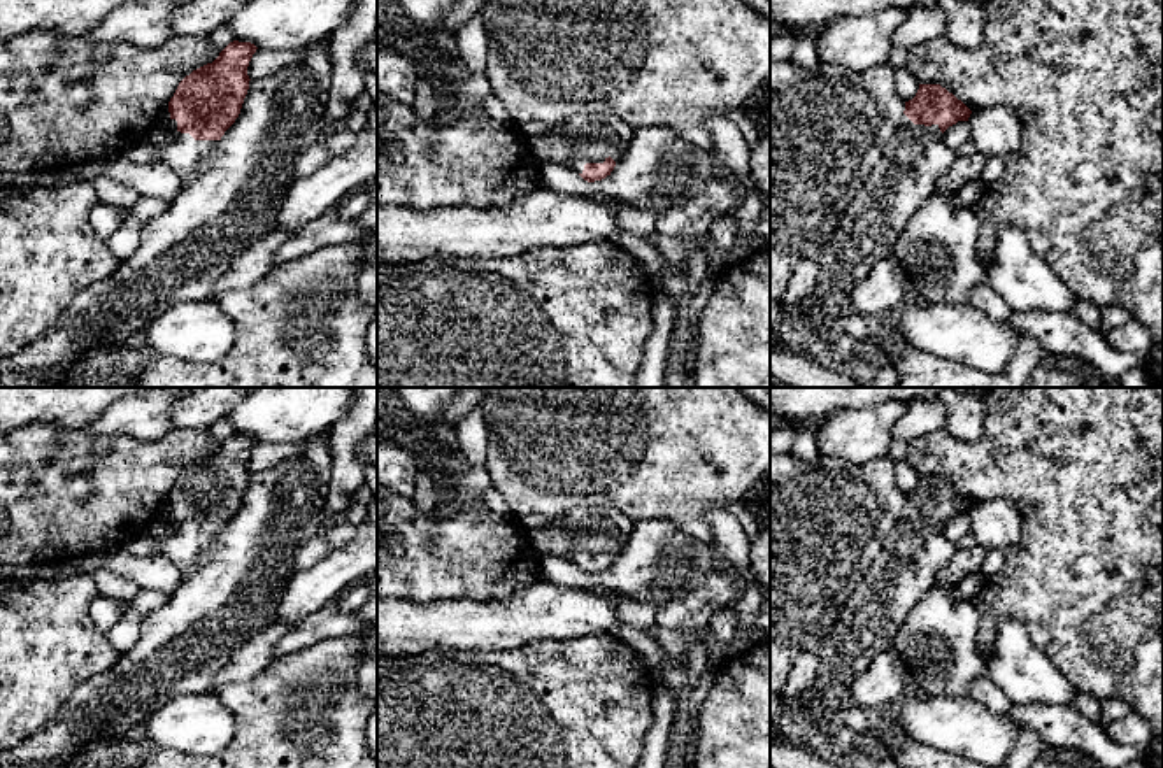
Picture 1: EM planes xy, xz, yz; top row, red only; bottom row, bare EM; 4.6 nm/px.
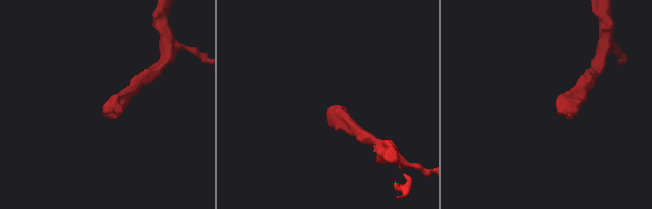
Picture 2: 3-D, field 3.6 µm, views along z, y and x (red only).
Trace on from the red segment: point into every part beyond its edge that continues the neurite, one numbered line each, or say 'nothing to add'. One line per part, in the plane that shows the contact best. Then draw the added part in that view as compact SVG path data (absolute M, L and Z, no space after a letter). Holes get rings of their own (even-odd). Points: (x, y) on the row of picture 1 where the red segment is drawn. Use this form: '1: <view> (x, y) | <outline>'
1: xy (181, 153) | M175 119L168 121L168 133L168 142L153 144L153 163L167 165L181 177L182 184L186 184L218 146L218 140L195 140L189 133L177 130Z

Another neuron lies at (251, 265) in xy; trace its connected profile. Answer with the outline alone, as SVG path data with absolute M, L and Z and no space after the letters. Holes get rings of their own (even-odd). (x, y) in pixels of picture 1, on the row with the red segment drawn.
M274 228L268 235L240 252L228 270L214 282L212 298L230 291L246 289L261 281L275 265L277 249L291 237L288 230Z

